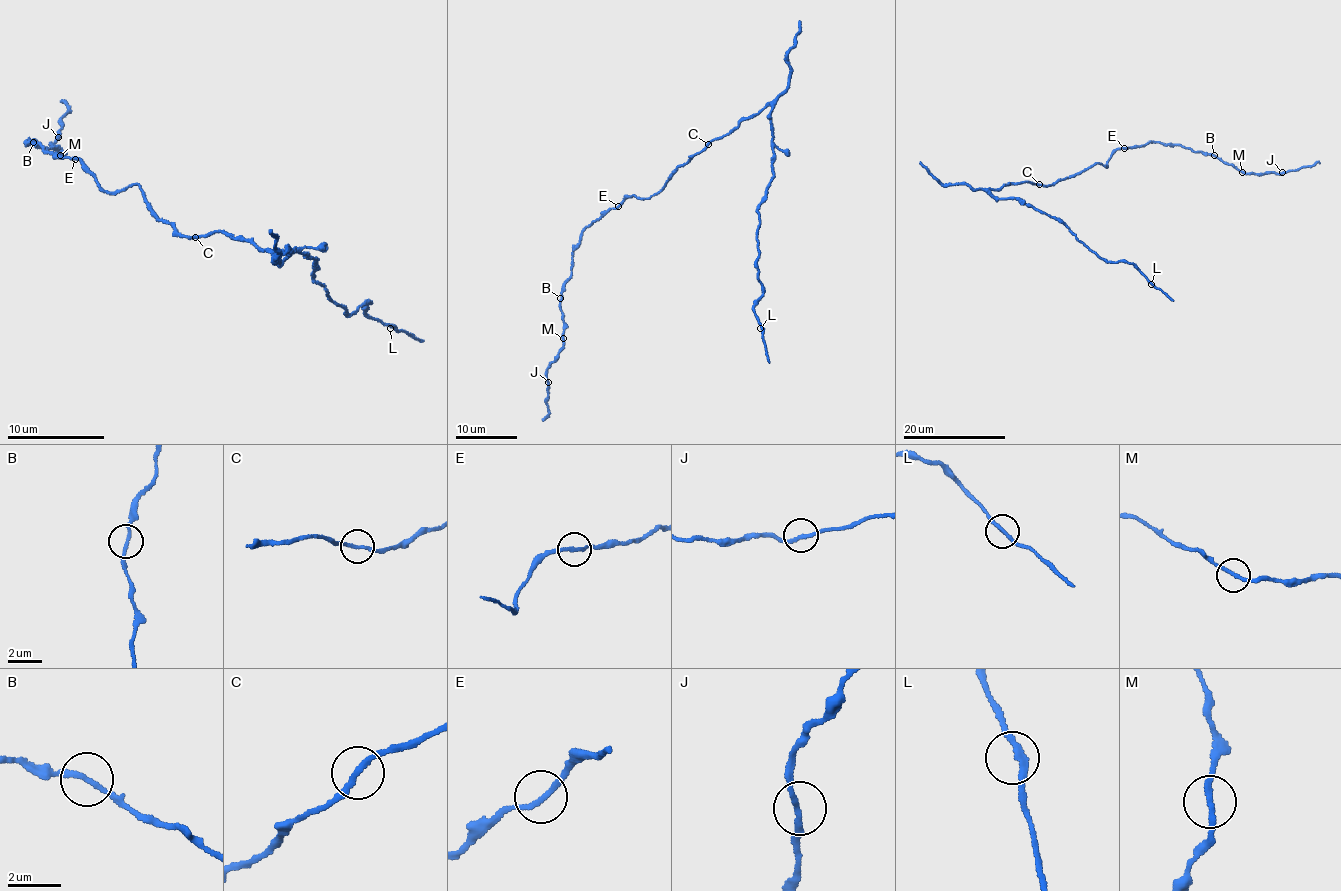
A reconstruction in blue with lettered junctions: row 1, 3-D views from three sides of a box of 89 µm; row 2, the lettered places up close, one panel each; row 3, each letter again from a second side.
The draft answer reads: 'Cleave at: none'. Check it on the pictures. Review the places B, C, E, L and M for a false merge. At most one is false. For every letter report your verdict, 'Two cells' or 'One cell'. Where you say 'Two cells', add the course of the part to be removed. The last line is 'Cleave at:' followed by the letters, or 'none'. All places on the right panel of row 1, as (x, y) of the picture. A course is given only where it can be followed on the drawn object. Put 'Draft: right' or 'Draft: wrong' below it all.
B: One cell
C: One cell
E: One cell
L: One cell
M: Two cells. Course of the part to remove: (1242, 172), (1278, 174), (1319, 162)
Cleave at: M
Draft: wrong

